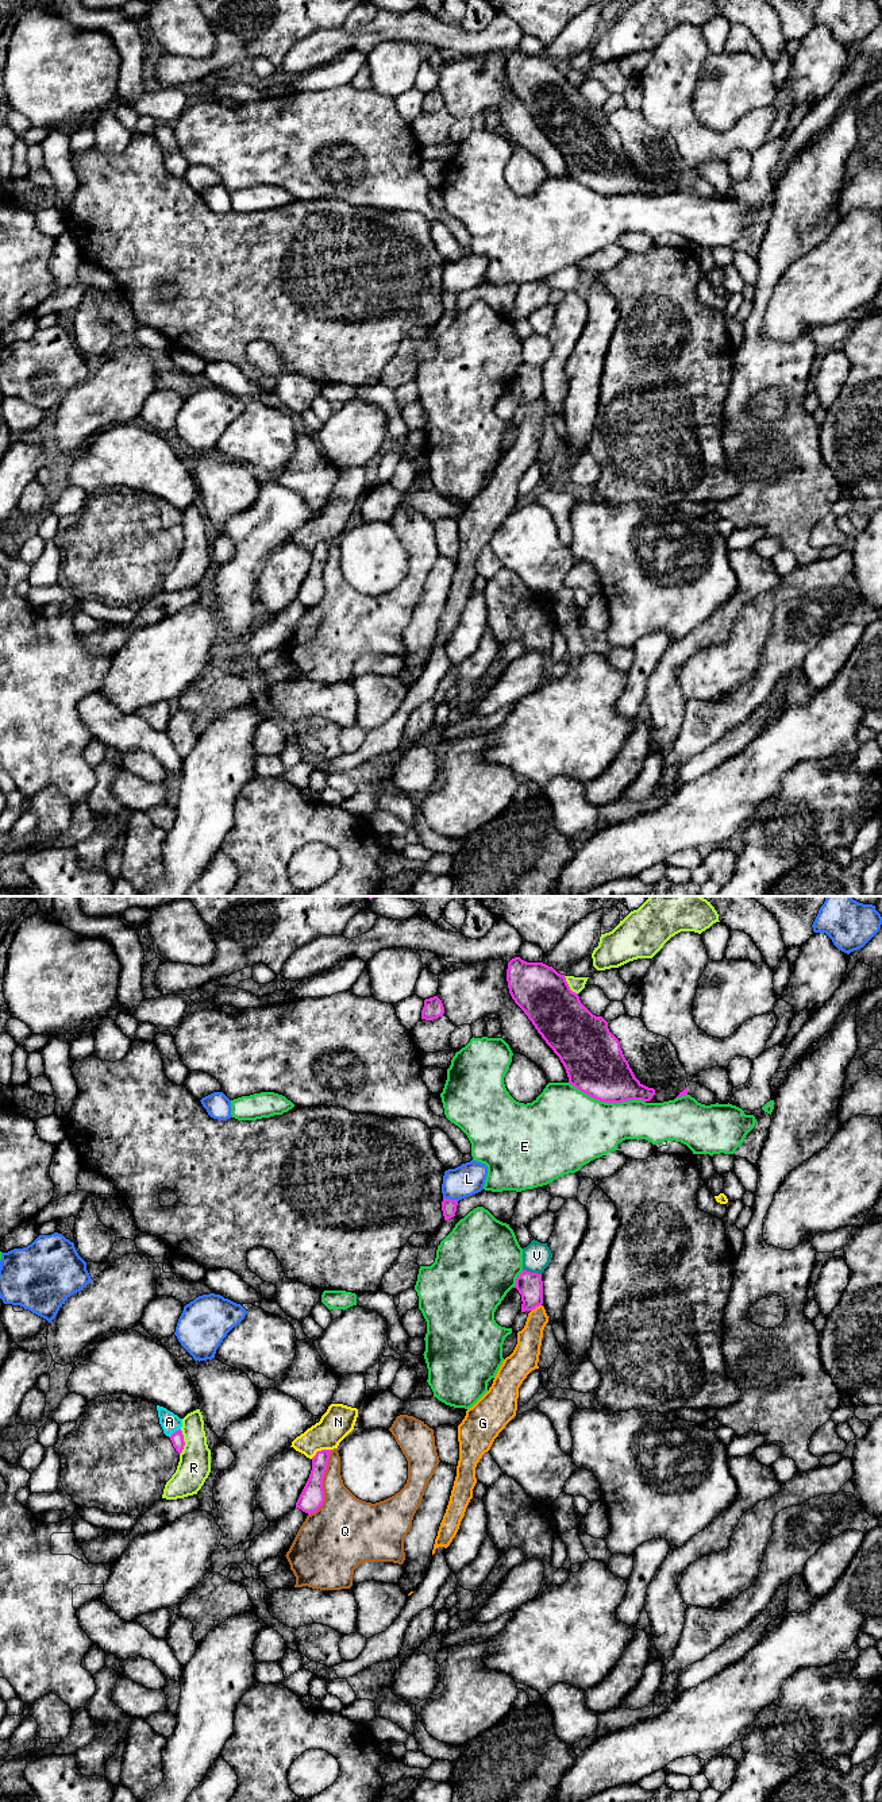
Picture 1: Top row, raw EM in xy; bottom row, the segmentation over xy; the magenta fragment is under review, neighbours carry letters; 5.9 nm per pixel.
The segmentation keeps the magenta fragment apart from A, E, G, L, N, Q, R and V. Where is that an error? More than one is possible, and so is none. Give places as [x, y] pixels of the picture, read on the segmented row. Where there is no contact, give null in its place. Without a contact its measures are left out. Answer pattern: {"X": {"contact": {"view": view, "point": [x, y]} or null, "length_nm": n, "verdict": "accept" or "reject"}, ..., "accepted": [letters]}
{"A": {"contact": {"view": "xy", "point": [176, 1431]}, "length_nm": 90, "verdict": "accept"}, "E": {"contact": {"view": "xy", "point": [607, 1102]}, "length_nm": 480, "verdict": "reject"}, "G": {"contact": {"view": "xy", "point": [535, 1307]}, "length_nm": 80, "verdict": "reject"}, "L": {"contact": {"view": "xy", "point": [449, 1199]}, "length_nm": 90, "verdict": "reject"}, "N": {"contact": {"view": "xy", "point": [322, 1450]}, "length_nm": 130, "verdict": "reject"}, "Q": {"contact": {"view": "xy", "point": [322, 1484]}, "length_nm": 420, "verdict": "reject"}, "R": {"contact": {"view": "xy", "point": [184, 1442]}, "length_nm": 150, "verdict": "reject"}, "V": {"contact": {"view": "xy", "point": [532, 1273]}, "length_nm": 120, "verdict": "reject"}, "accepted": ["A"]}

